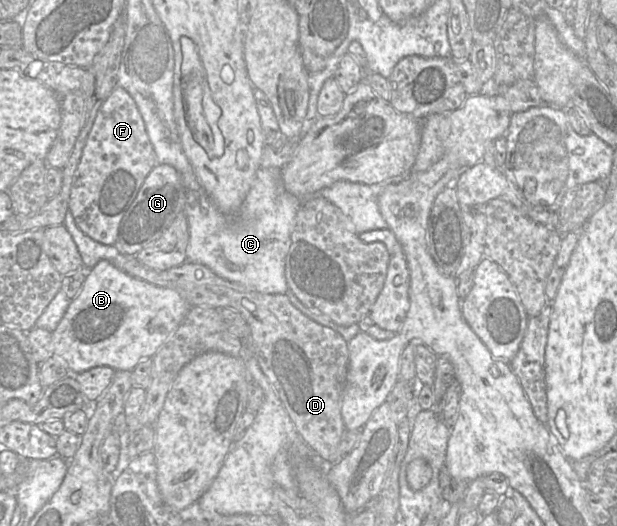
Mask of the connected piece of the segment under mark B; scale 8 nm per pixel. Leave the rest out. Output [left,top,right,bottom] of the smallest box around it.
[52,260,191,374]

